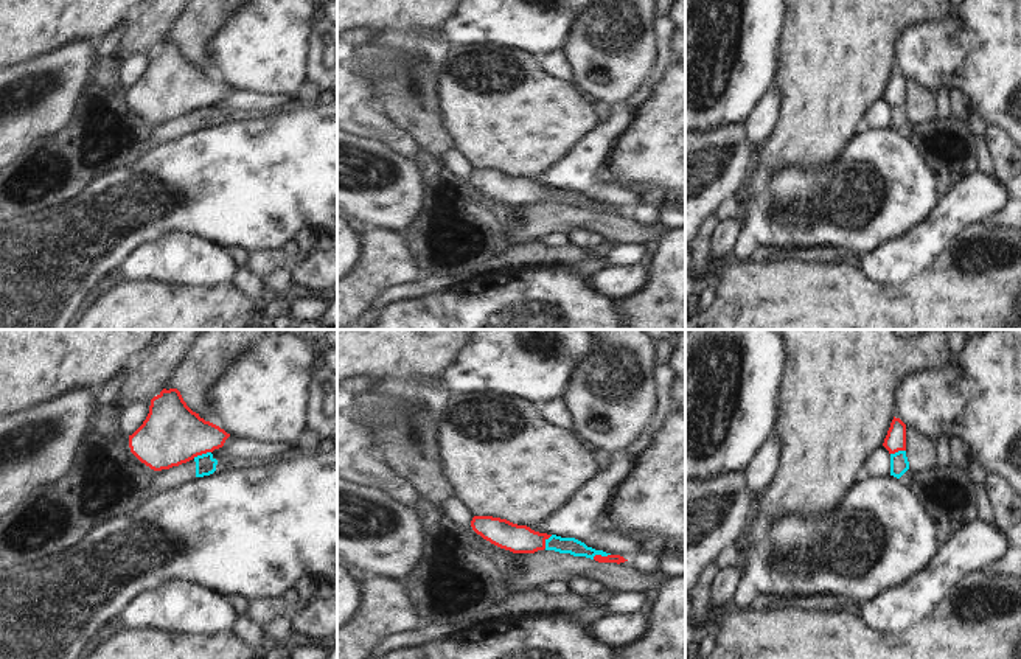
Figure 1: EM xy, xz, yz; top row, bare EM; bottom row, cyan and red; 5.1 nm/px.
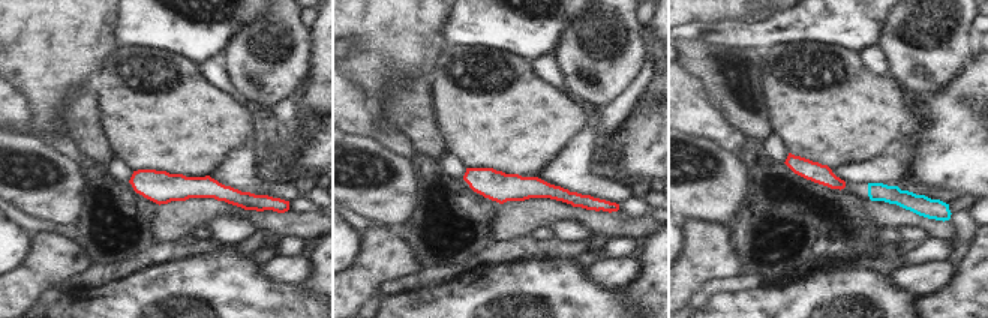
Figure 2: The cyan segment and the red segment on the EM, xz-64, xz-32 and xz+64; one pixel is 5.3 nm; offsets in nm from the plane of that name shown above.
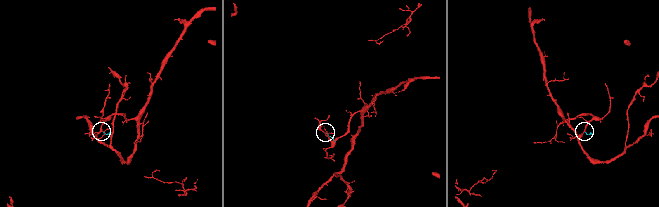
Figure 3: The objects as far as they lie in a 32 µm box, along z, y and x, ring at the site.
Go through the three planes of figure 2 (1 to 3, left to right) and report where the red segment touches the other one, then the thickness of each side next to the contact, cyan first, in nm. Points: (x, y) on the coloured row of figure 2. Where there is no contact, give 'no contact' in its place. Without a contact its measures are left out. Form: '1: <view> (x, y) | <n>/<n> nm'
1: no contact
2: no contact
3: no contact

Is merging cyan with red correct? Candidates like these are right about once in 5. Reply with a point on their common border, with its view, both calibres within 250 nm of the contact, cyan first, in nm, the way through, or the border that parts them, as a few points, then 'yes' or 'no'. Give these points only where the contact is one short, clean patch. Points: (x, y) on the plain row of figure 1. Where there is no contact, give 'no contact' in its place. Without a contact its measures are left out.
contact xz (600, 205); calibres 90 and 50 nm; border xz (609, 205), (592, 210); no

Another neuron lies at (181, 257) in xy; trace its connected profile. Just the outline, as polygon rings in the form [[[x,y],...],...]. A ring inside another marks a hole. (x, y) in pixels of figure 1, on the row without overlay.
[[[185,230],[141,244],[120,267],[127,281],[163,280],[191,286],[232,281],[235,270],[224,246]]]

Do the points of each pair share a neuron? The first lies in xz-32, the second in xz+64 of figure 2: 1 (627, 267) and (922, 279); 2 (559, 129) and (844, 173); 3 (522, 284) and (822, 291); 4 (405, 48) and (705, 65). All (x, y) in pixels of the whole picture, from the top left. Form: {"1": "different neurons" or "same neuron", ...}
{"1": "same neuron", "2": "different neurons", "3": "same neuron", "4": "different neurons"}

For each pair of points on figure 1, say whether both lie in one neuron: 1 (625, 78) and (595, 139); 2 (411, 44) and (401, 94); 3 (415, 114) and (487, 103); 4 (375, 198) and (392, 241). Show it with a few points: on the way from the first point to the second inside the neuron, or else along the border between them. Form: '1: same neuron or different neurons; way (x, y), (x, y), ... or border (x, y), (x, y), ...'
1: different neurons; border (642, 81), (625, 100), (616, 101), (611, 106)
2: different neurons; border (386, 47), (412, 56), (426, 56)
3: different neurons; border (439, 73), (440, 106), (446, 128), (456, 143)
4: different neurons; border (367, 226), (390, 229), (400, 233)

